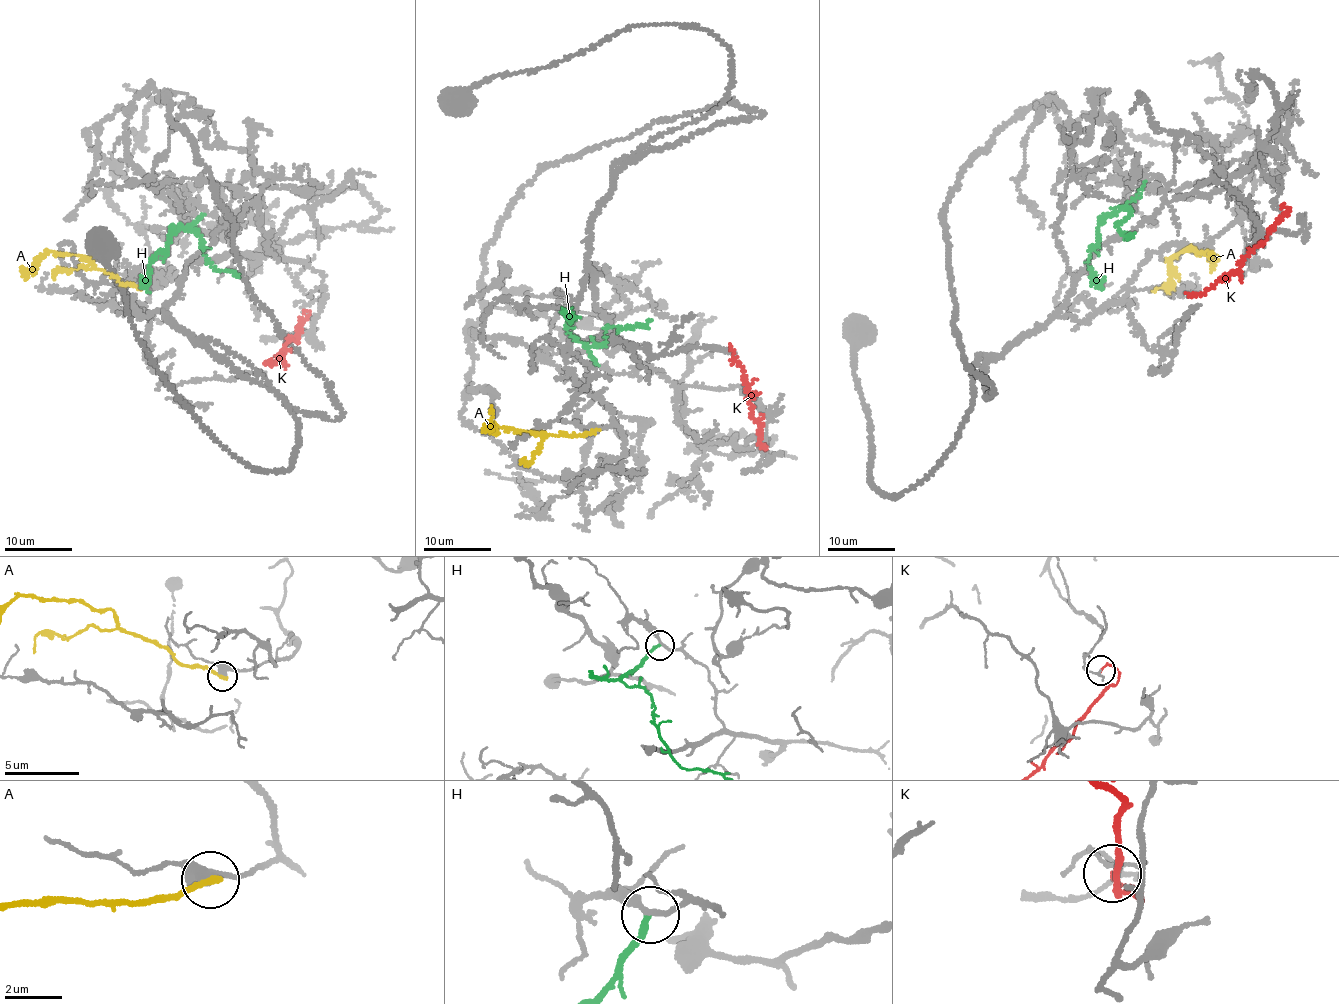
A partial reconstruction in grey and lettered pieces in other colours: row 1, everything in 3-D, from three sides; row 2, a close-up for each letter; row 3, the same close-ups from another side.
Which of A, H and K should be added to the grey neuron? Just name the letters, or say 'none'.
none

